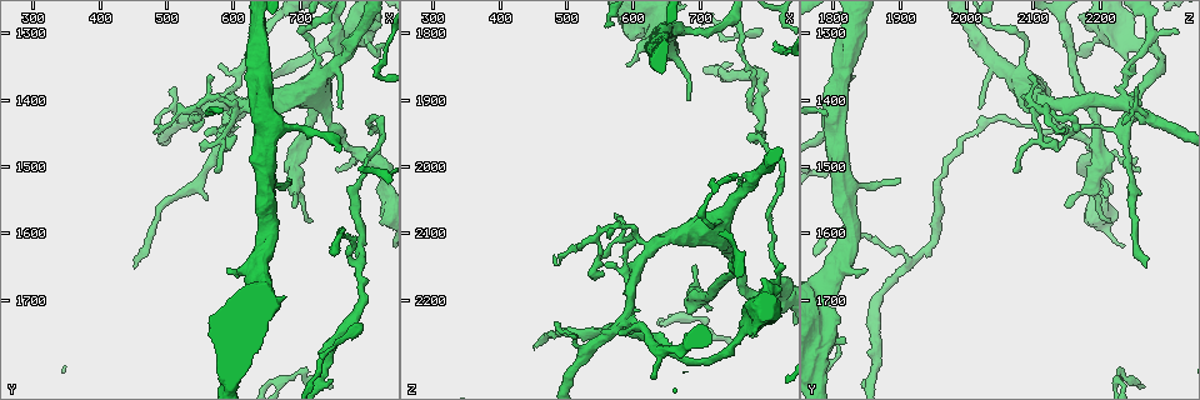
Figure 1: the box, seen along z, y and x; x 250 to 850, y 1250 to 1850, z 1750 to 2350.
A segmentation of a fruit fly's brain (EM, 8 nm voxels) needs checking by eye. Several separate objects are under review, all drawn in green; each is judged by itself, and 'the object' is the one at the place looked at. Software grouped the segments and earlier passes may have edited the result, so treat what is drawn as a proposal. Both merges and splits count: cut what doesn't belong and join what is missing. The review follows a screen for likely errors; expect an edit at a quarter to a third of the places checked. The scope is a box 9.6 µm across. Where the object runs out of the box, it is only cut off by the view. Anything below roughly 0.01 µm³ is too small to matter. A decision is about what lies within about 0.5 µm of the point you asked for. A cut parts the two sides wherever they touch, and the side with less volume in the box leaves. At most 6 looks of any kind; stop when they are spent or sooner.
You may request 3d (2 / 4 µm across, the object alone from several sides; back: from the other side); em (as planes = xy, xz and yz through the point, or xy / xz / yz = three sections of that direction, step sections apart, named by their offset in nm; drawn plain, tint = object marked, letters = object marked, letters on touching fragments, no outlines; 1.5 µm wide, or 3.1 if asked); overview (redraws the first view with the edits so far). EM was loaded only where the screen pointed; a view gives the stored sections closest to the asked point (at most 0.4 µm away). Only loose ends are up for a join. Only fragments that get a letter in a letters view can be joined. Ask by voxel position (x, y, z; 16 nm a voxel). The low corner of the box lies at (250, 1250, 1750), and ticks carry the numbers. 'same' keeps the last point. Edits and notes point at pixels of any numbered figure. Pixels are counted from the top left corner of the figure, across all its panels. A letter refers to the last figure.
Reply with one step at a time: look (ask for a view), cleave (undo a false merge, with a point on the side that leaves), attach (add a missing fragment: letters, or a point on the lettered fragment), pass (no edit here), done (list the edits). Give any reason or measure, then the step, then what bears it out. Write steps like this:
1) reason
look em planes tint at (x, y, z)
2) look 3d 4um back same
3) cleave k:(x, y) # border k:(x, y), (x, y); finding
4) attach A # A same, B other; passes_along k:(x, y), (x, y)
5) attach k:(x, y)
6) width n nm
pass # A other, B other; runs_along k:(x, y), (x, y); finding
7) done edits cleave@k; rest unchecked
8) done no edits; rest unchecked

free end
look em yz step 8 tint at (765, 1415, 2020)

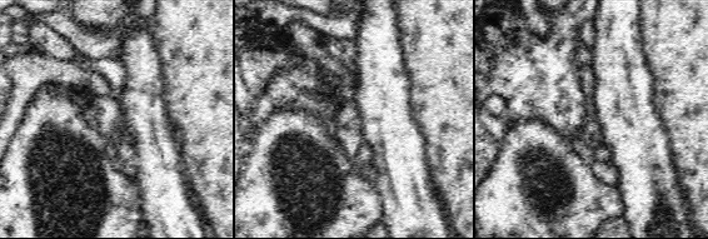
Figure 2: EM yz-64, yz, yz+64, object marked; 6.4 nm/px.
look em planes letters same

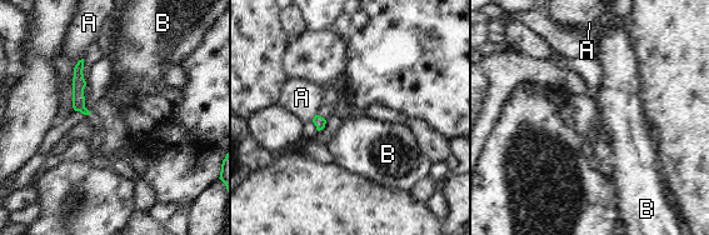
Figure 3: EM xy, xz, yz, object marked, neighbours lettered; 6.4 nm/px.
pass # A other, B other; border 3:(83, 58), (74, 68), (75, 110); no lettered fragment goes on from it

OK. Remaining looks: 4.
free end
look 3d 2um back at (565, 1360, 2100)

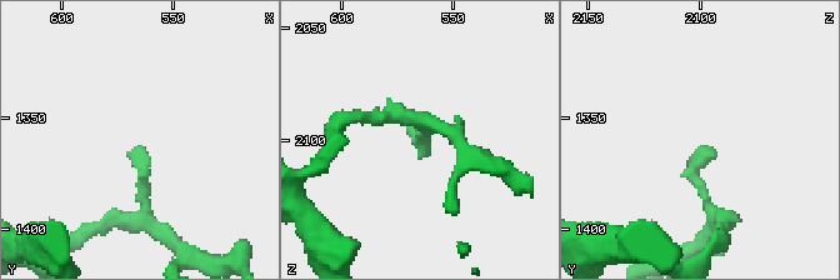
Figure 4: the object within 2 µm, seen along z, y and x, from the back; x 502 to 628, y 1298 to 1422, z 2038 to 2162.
now the EM
look em planes letters at (566, 1363, 2097)

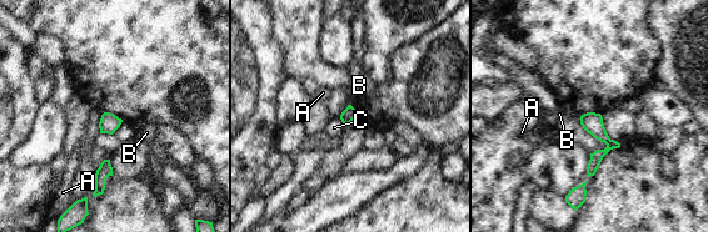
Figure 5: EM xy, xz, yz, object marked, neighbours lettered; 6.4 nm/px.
pass # A other, B other, C other; none of them fits

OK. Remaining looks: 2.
thin end
look em xz step 4 plain at (490, 1445, 2150)

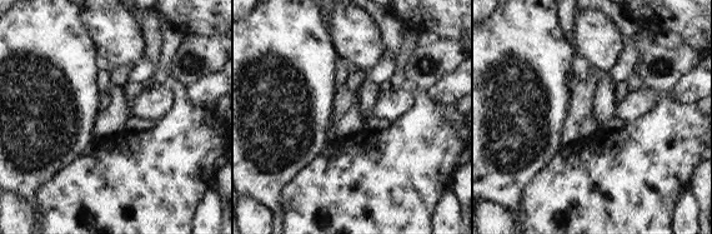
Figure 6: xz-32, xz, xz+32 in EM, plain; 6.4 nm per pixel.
look em xz step 4 letters same

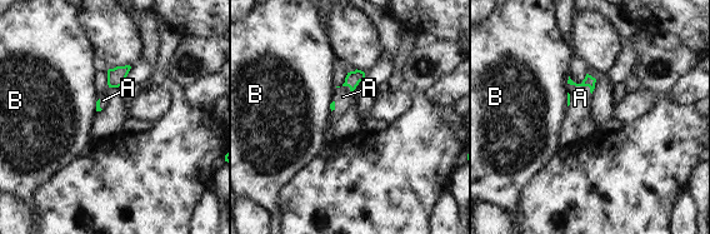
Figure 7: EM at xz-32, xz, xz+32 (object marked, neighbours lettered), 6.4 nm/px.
attach A # A same, B other; passes_along 7:(589, 80), (581, 85), (580, 98); the neuron continues

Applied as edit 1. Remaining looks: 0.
done edits attach@7; rest unchecked

